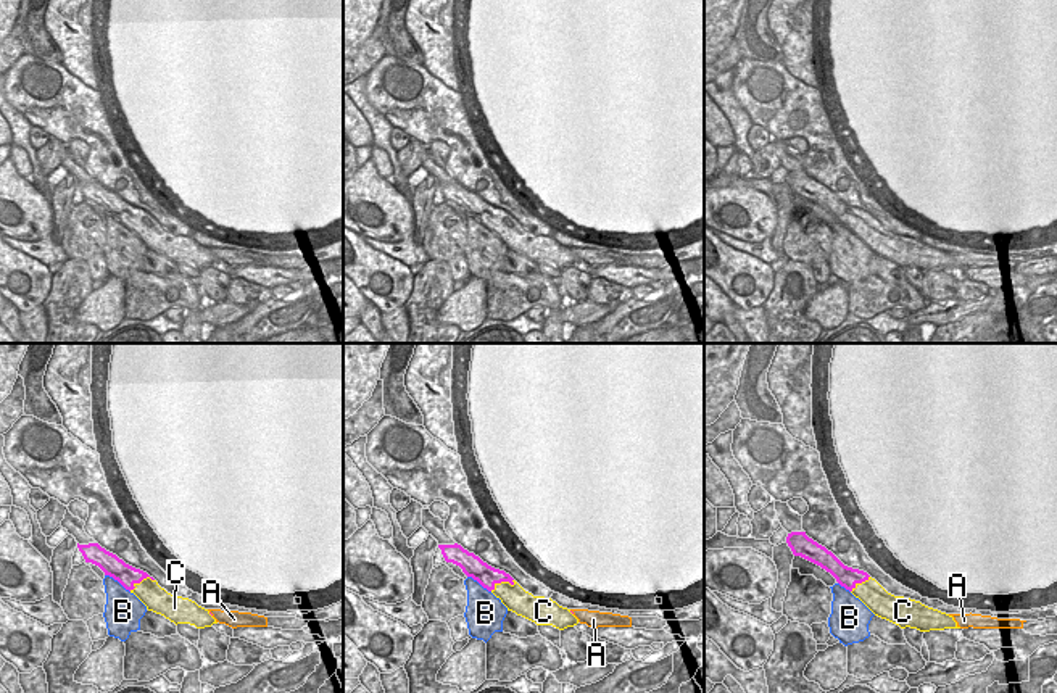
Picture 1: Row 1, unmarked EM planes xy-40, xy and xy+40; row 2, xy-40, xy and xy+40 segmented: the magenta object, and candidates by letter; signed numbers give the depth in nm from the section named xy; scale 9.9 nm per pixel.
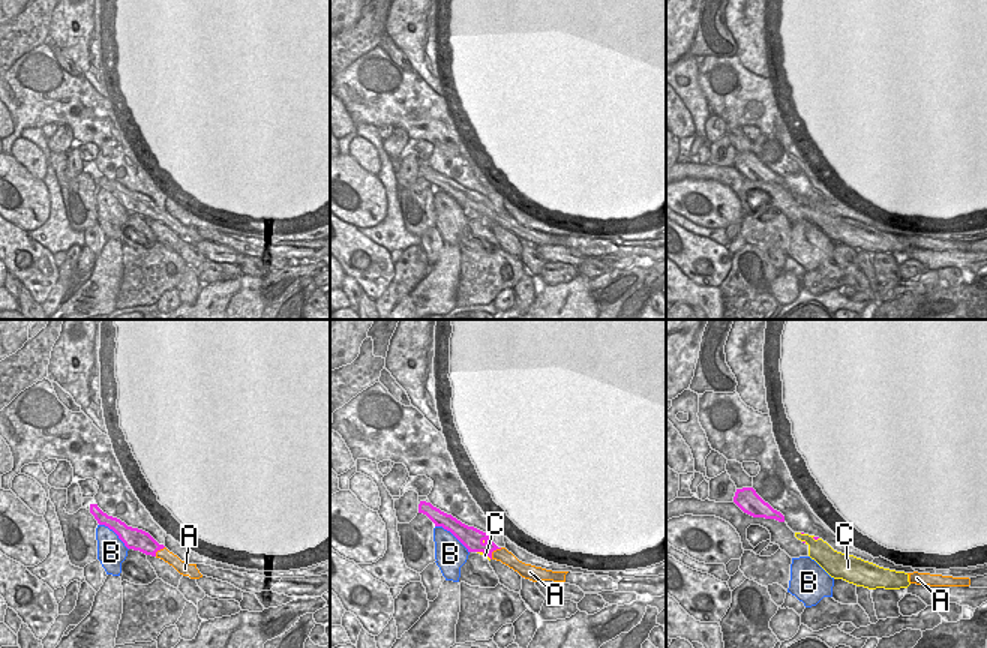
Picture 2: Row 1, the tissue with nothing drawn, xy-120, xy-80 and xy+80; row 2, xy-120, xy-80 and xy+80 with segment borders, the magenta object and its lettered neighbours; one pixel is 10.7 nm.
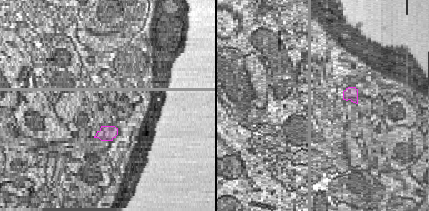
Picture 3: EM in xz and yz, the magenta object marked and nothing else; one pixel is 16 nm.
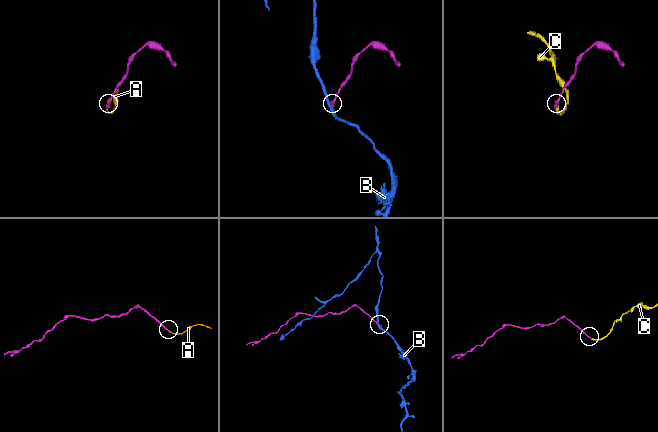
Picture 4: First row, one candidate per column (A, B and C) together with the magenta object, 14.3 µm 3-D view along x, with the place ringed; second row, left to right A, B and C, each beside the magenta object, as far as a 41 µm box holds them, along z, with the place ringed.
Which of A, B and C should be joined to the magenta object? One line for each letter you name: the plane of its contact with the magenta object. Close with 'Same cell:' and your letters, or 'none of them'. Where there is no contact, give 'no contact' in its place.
C: meets magenta in xy
Same cell: C

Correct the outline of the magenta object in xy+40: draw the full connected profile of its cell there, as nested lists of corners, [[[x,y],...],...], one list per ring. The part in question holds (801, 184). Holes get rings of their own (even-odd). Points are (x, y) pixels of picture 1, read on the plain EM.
[[[806,171],[788,172],[786,182],[794,195],[801,195],[830,211],[841,226],[859,237],[875,255],[901,268],[910,266],[920,271],[960,268],[954,256],[946,251],[888,232],[867,211],[844,205],[831,190],[809,177]]]

